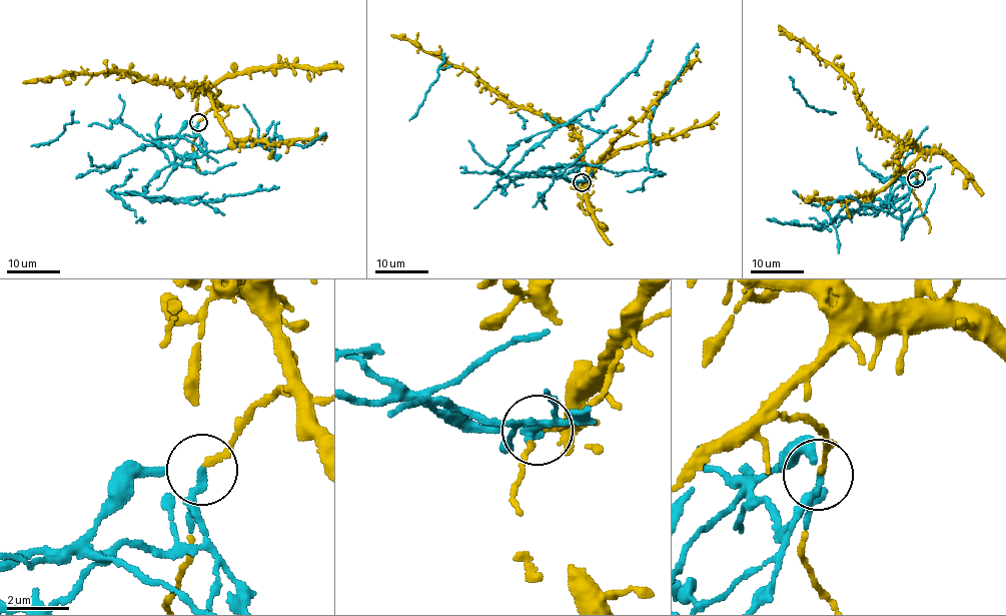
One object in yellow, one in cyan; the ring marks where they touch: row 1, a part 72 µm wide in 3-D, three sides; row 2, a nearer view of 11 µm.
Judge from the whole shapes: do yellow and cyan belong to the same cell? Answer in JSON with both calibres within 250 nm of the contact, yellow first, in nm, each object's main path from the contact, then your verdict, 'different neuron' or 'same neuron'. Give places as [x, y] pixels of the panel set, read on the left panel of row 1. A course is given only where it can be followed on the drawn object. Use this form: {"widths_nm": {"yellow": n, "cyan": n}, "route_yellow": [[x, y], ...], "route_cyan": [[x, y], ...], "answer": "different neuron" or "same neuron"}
{"widths_nm": {"yellow": 160, "cyan": 190}, "route_yellow": [[198, 121], [213, 106], [209, 91], [194, 85], [142, 79], [120, 71], [67, 74], [22, 81]], "route_cyan": [[198, 121], [192, 135], [181, 137], [201, 154], [176, 156], [144, 190], [127, 193], [194, 204], [278, 187]], "answer": "different neuron"}

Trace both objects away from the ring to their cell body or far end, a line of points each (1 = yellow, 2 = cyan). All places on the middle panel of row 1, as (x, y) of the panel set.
1: (582, 182), (591, 178), (596, 167), (591, 171), (572, 129), (501, 100), (469, 71), (390, 34)
2: (582, 182), (566, 175), (585, 163), (565, 164), (555, 175), (513, 169), (558, 126), (598, 108), (653, 39)

